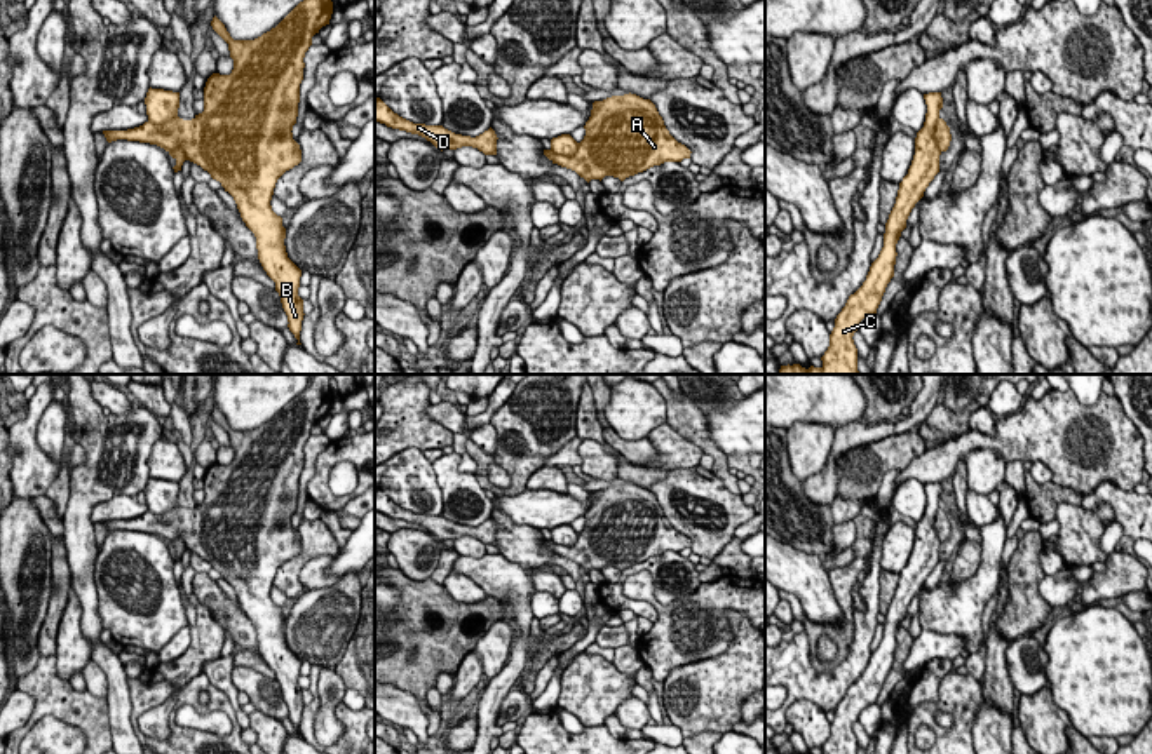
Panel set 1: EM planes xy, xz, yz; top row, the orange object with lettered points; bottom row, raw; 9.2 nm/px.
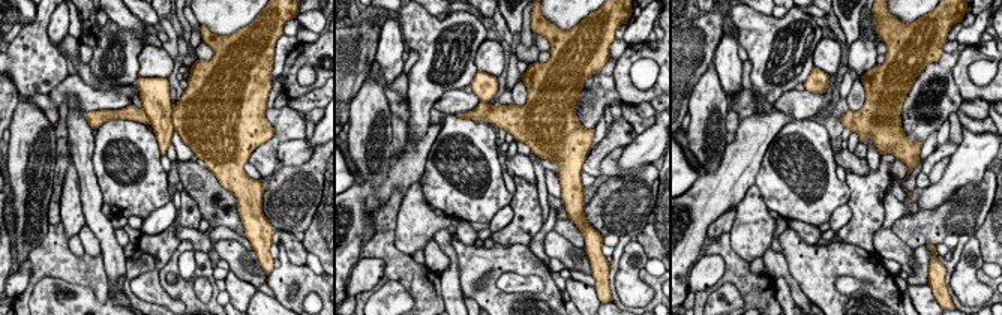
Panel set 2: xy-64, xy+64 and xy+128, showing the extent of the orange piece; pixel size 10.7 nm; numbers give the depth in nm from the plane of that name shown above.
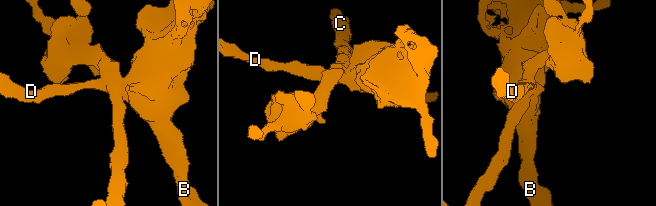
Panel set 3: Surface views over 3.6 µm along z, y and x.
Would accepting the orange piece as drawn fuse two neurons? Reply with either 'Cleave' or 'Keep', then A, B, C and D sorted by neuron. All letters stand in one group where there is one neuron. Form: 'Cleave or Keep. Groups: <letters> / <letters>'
Cleave. Groups: A B D / C

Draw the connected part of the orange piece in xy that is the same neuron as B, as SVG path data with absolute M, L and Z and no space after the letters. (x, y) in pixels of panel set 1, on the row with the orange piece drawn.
M303 0L254 40L234 40L214 16L211 26L228 44L234 70L207 78L204 111L192 120L103 131L108 143L127 139L166 151L181 148L186 160L221 183L256 237L258 259L275 282L296 345L302 345L305 315L298 296L302 270L288 258L286 228L270 200L277 179L302 162L291 131L298 117L303 57L312 37L329 24L331 14L331 0Z

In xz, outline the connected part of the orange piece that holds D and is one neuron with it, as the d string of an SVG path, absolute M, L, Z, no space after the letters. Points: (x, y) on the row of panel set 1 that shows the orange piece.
M380 98L375 99L375 120L392 129L418 134L427 141L430 141L441 151L457 150L462 146L472 146L483 151L485 155L497 155L498 138L491 127L479 136L471 138L471 136L455 134L444 129L443 125L413 124L394 113Z

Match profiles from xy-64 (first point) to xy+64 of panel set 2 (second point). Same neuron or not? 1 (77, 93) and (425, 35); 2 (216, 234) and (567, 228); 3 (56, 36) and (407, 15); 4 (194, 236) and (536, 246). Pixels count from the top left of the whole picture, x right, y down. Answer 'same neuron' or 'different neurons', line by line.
1: different neurons
2: same neuron
3: different neurons
4: same neuron

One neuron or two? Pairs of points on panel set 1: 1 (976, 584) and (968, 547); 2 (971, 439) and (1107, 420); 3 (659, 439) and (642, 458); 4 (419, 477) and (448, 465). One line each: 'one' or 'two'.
1: two
2: one
3: two
4: two

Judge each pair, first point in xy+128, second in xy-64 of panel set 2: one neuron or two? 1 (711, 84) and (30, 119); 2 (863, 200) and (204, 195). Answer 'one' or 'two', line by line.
1: one
2: two

